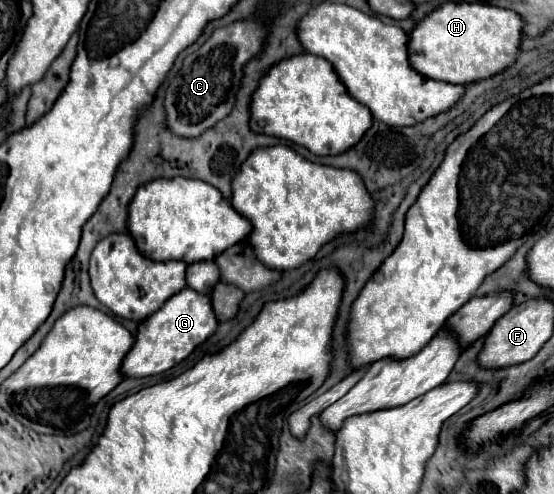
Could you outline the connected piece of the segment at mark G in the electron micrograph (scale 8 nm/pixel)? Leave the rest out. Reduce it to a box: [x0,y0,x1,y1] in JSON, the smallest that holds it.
[121,287,217,377]

